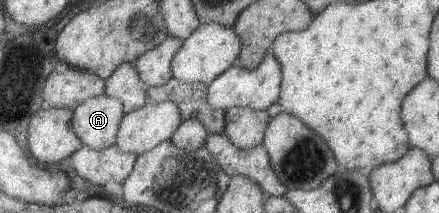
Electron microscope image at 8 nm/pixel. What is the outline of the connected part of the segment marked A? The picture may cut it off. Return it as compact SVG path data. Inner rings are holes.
M107 95L91 98L74 111L75 134L85 146L105 150L116 144L125 115L119 98Z

